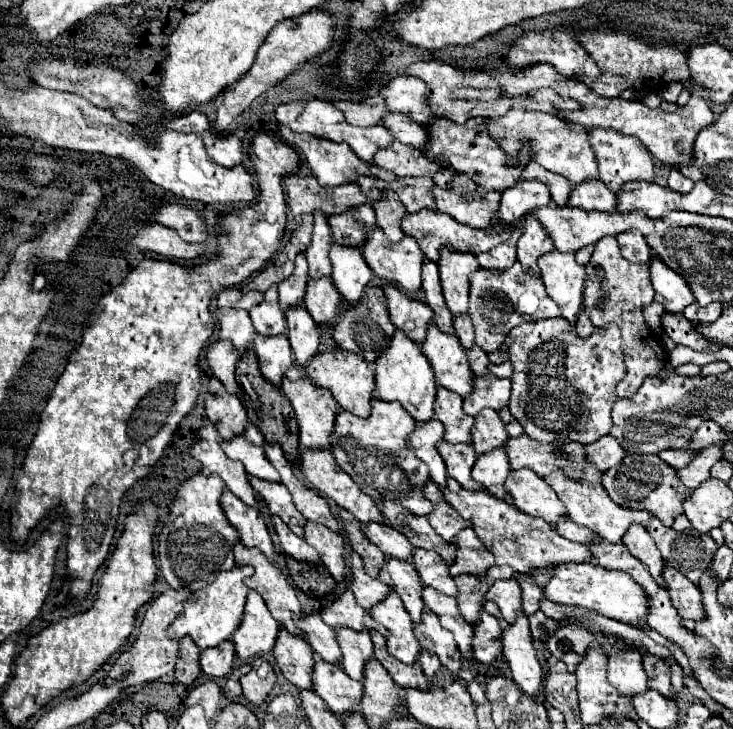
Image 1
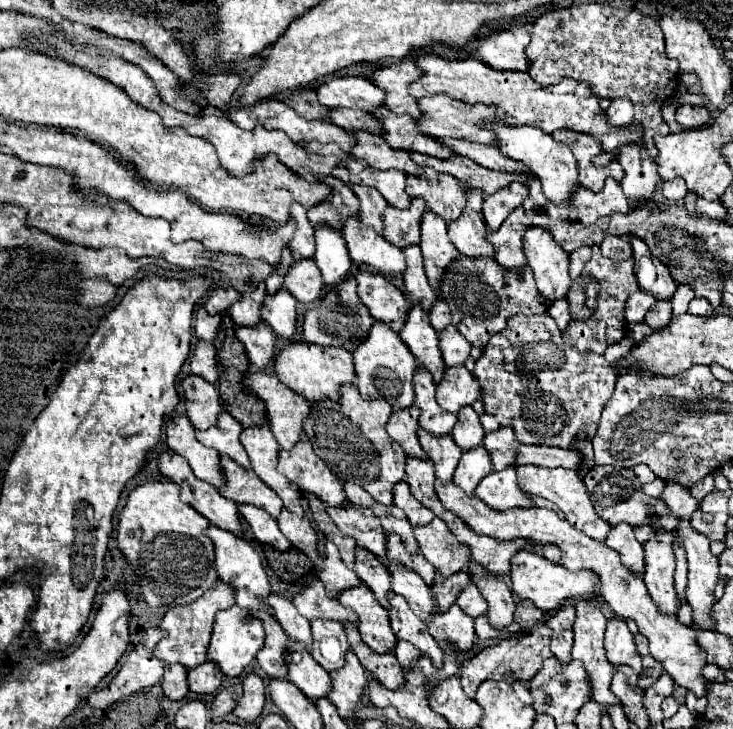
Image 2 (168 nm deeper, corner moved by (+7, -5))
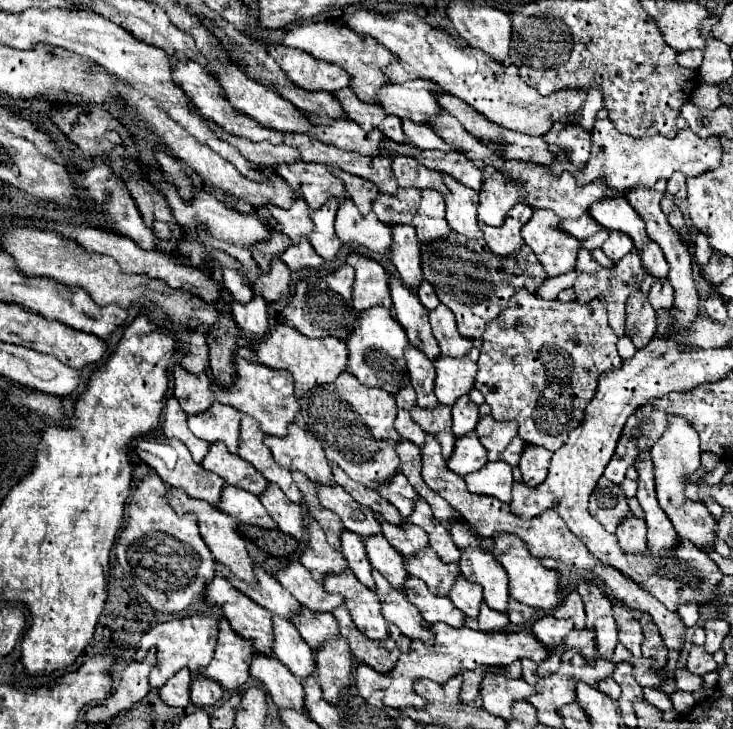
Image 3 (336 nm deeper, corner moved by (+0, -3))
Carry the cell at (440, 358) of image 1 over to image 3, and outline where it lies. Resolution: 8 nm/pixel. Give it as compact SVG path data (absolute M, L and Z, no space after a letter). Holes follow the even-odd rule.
M390 277L390 283L392 283L392 301L396 307L396 319L406 331L410 345L420 349L428 359L436 361L440 357L440 347L430 331L428 309L420 303L416 293L410 291L410 287L404 287L402 281Z

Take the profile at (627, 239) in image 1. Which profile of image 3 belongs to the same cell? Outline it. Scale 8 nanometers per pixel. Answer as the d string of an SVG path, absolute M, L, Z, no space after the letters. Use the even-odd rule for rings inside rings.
M612 231L610 237L606 239L606 243L602 245L602 251L606 253L606 257L610 257L612 261L618 261L620 257L624 257L626 253L630 253L634 249L634 243L628 235L620 233L620 231Z

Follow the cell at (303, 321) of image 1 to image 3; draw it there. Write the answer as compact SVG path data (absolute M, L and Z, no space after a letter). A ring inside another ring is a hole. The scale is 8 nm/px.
M274 259L270 273L260 273L258 281L252 285L258 287L258 293L268 303L278 303L278 301L286 303L292 297L292 277L288 267L280 259Z

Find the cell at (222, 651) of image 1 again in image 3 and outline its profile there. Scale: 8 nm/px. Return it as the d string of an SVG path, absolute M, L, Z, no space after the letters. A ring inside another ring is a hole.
M198 677L192 681L190 699L198 707L210 707L222 699L222 693L224 693L224 689L220 687L220 683L216 683L214 679L208 679L208 677Z

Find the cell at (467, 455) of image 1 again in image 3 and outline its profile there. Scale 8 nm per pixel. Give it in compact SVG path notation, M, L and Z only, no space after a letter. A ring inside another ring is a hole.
M440 405L440 411L424 411L420 407L412 409L412 419L438 443L442 445L442 455L446 459L452 457L454 445L456 445L456 435L452 435L452 415L446 405Z

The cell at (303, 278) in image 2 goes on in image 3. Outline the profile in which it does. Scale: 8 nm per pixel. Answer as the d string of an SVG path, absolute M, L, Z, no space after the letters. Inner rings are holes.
M300 239L300 245L288 247L288 251L284 251L284 255L280 259L288 265L290 271L304 271L304 269L318 271L324 263L324 259L320 259L320 255L316 255L316 251L312 249L308 239Z

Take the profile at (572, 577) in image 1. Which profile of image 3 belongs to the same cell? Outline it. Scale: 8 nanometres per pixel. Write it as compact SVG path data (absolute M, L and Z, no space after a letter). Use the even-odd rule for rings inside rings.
M496 535L494 539L496 539L496 547L494 547L492 555L508 571L508 577L510 577L510 585L508 585L510 597L520 601L520 603L524 603L524 605L528 605L528 607L534 607L534 609L542 609L542 611L556 609L560 599L562 599L560 573L556 569L544 567L540 563L540 559L532 557L528 547L516 535Z

